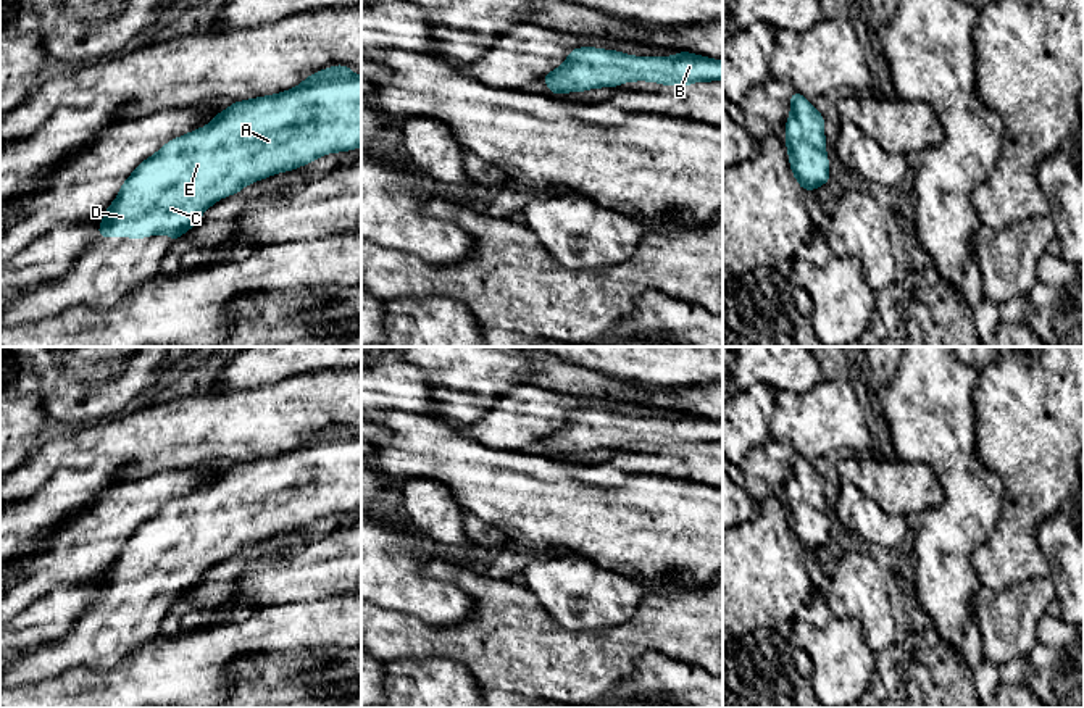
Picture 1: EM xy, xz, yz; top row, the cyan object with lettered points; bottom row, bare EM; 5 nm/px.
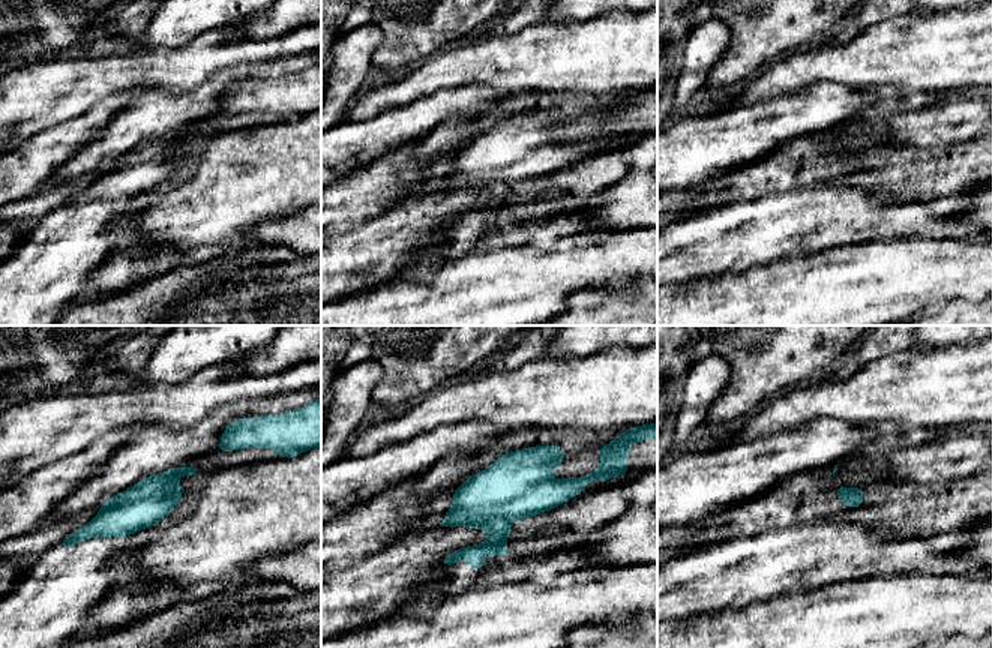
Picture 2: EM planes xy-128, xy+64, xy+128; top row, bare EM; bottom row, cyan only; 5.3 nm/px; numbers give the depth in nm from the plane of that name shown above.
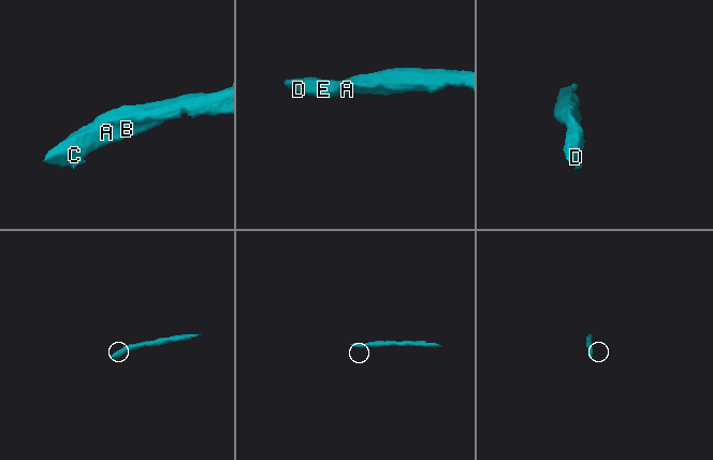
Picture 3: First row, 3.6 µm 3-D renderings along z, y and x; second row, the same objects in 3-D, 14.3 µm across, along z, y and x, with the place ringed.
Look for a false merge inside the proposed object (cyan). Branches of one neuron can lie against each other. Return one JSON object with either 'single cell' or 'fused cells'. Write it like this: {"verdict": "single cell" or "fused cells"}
{"verdict": "single cell"}

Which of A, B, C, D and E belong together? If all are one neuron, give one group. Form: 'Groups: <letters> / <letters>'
Groups: A B C D E

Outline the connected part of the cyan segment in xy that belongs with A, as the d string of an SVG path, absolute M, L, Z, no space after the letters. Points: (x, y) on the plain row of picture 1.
M337 426L329 427L323 432L313 434L310 439L303 440L300 447L274 455L256 458L250 461L234 463L229 469L219 473L206 487L195 490L189 495L176 498L166 503L156 514L137 526L132 535L123 543L118 558L111 563L110 569L105 571L103 582L98 587L98 598L131 598L144 600L156 595L169 597L173 603L189 590L192 590L200 577L213 568L218 561L239 555L245 547L253 545L260 540L266 540L277 534L287 534L300 527L310 526L319 518L337 513L348 513L361 508L361 437L355 435L348 427Z

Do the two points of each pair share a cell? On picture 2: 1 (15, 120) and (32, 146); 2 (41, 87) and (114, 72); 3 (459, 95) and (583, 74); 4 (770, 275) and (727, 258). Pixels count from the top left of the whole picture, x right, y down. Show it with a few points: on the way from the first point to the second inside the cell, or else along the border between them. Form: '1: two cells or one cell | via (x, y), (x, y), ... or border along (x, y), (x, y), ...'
1: two cells | border along (60, 125), (36, 132), (15, 147)
2: one cell | via (59, 87), (96, 78)
3: two cells | border along (455, 87), (488, 87), (512, 93)
4: two cells | border along (776, 257), (716, 279)

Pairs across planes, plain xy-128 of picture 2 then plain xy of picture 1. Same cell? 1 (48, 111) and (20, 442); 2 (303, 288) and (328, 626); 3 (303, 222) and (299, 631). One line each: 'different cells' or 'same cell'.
1: different cells
2: different cells
3: same cell

